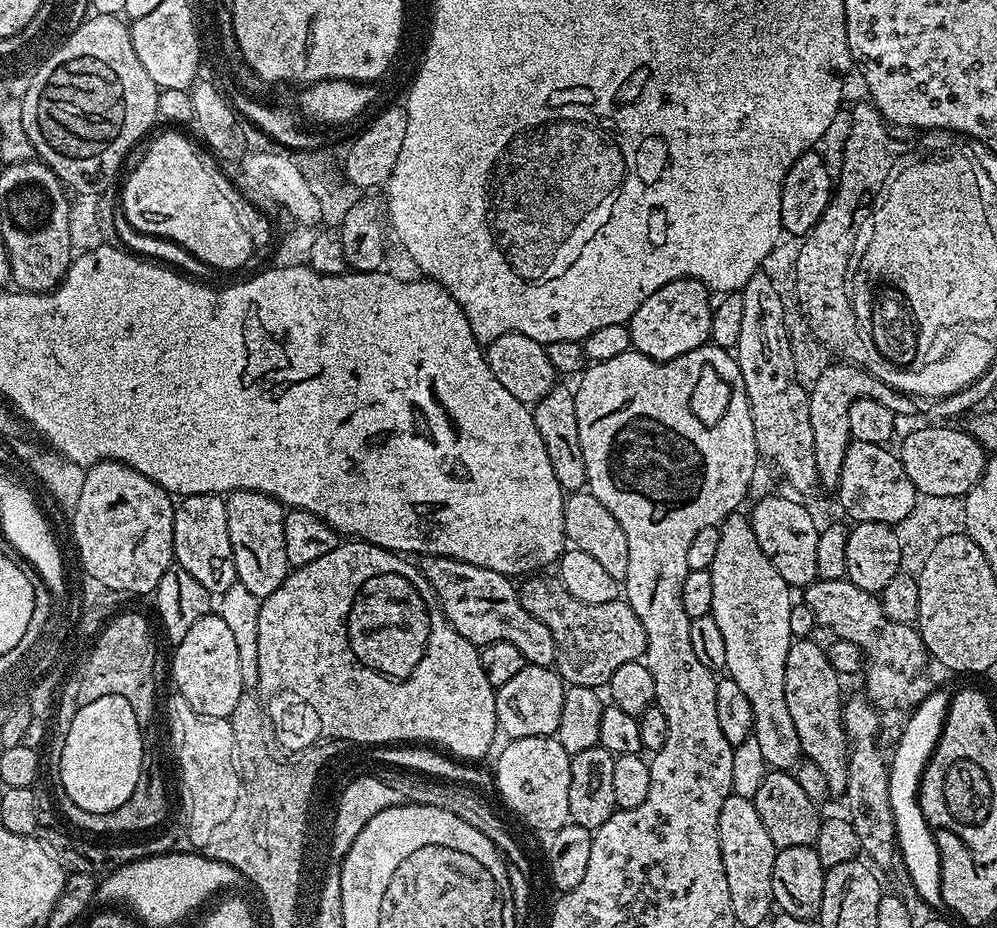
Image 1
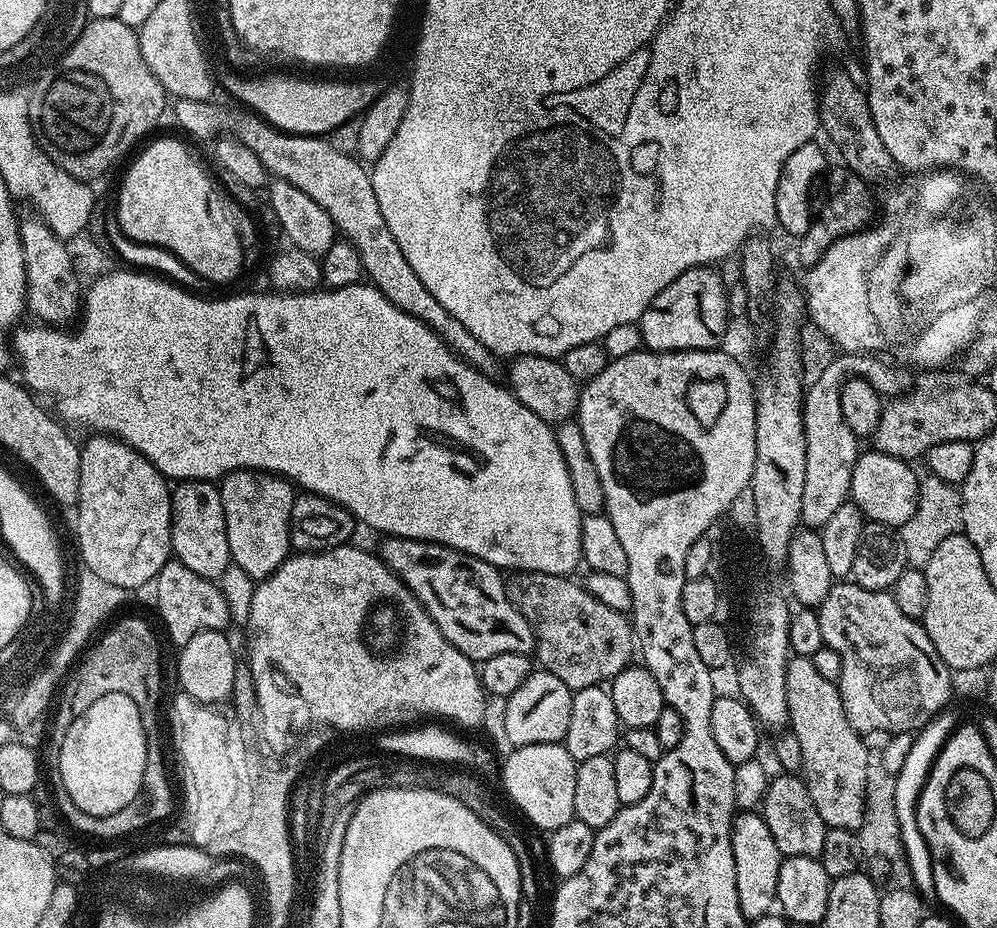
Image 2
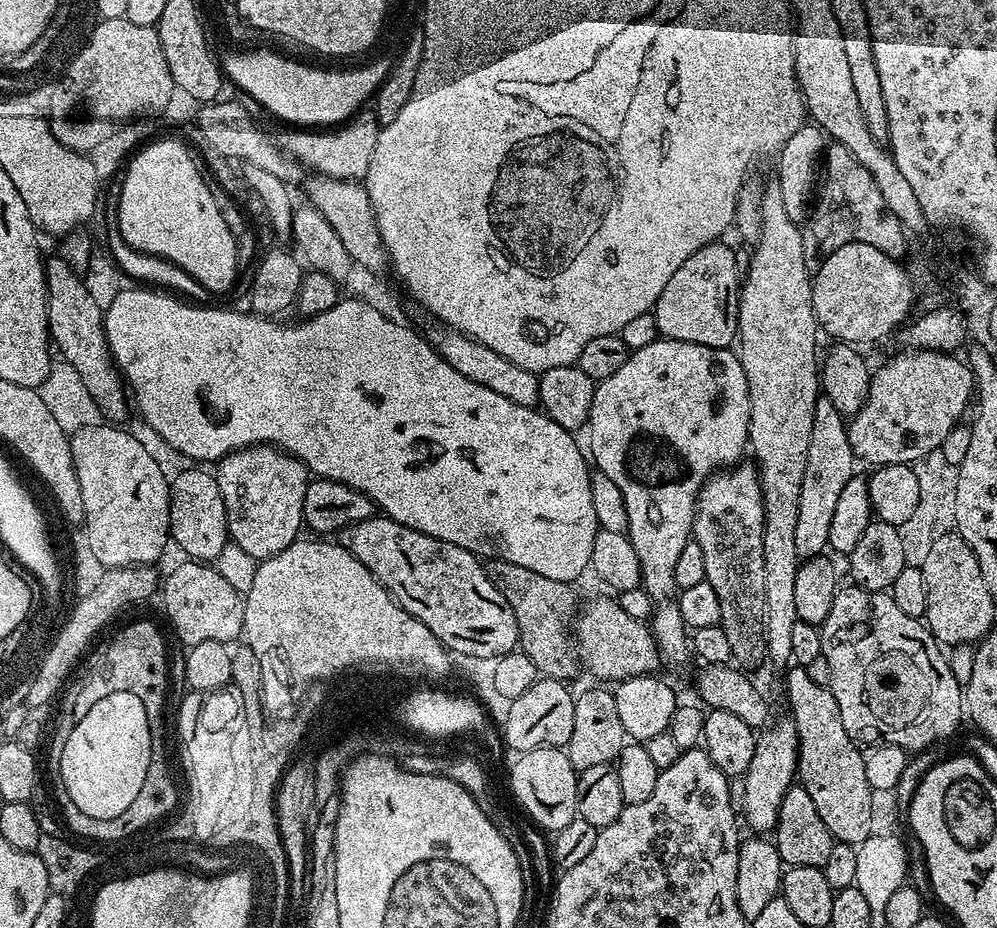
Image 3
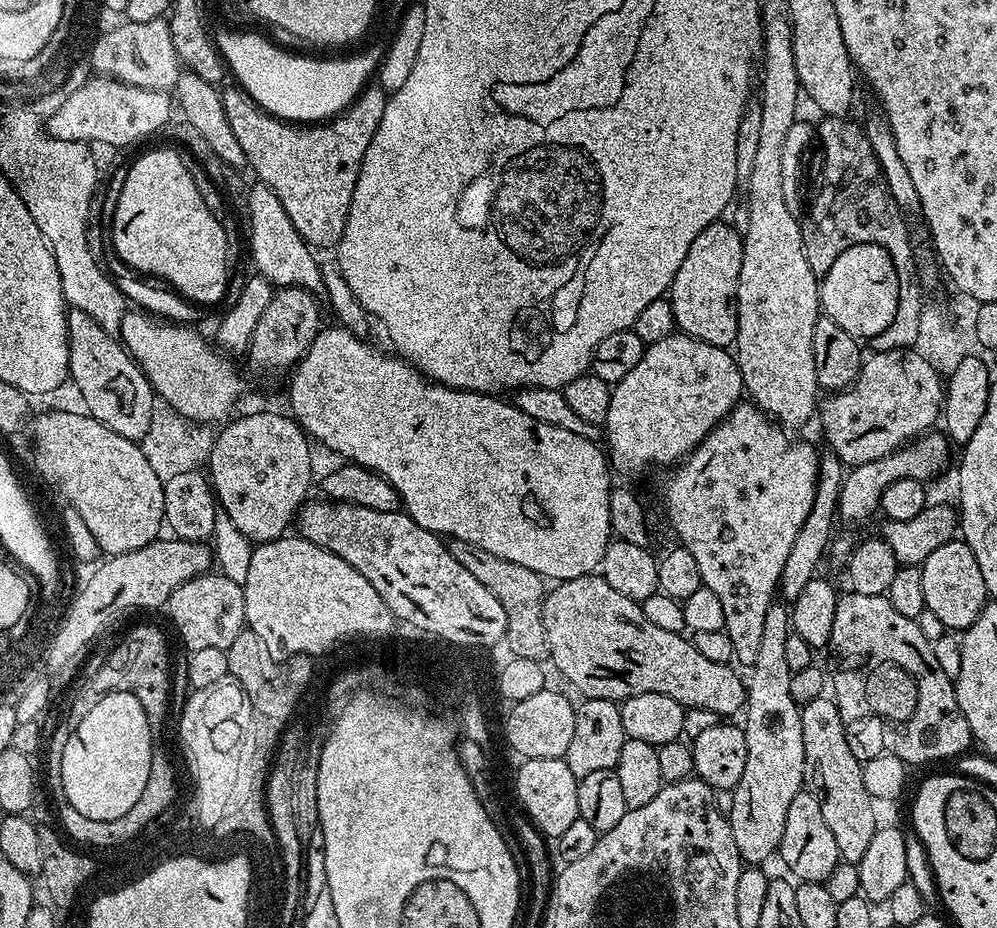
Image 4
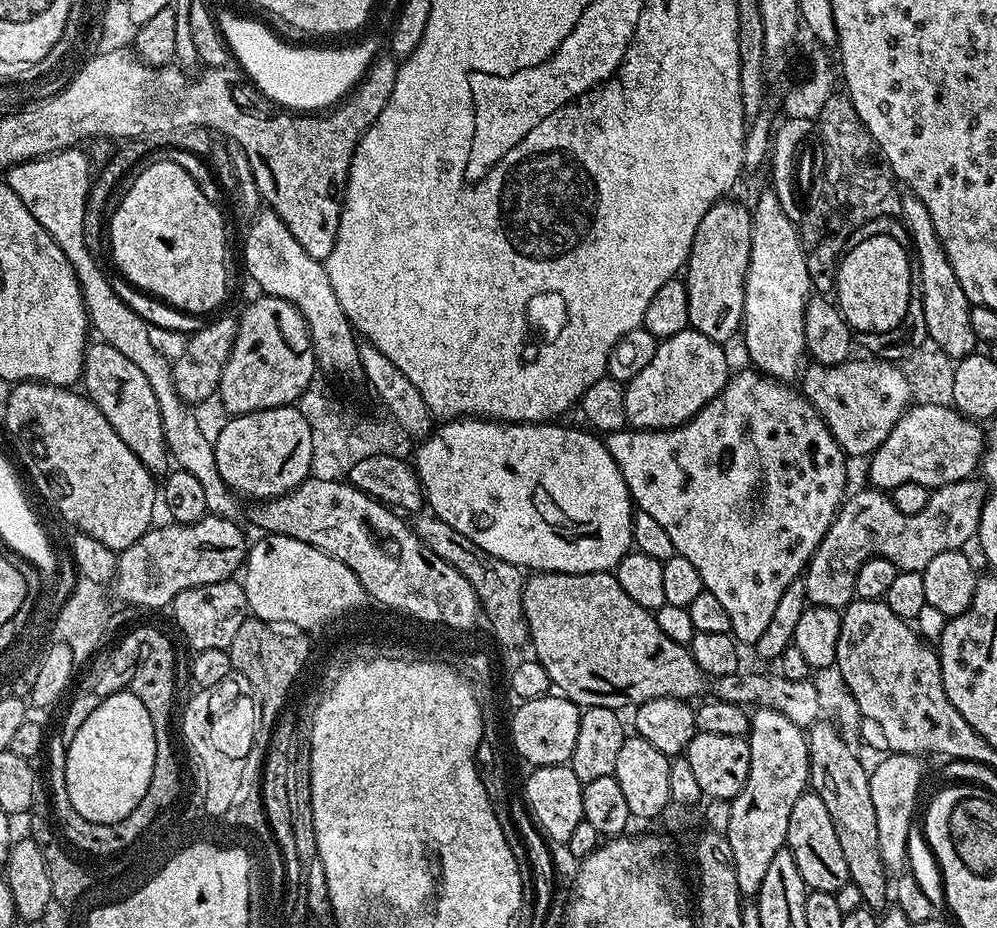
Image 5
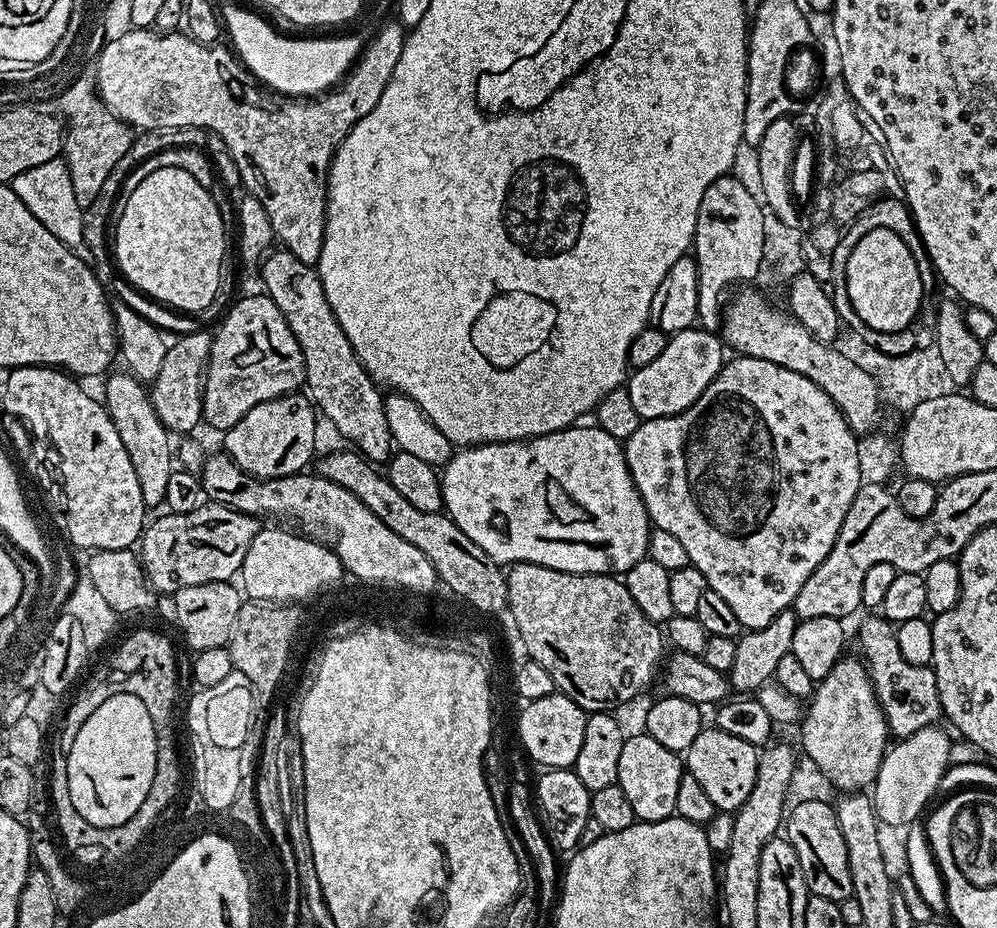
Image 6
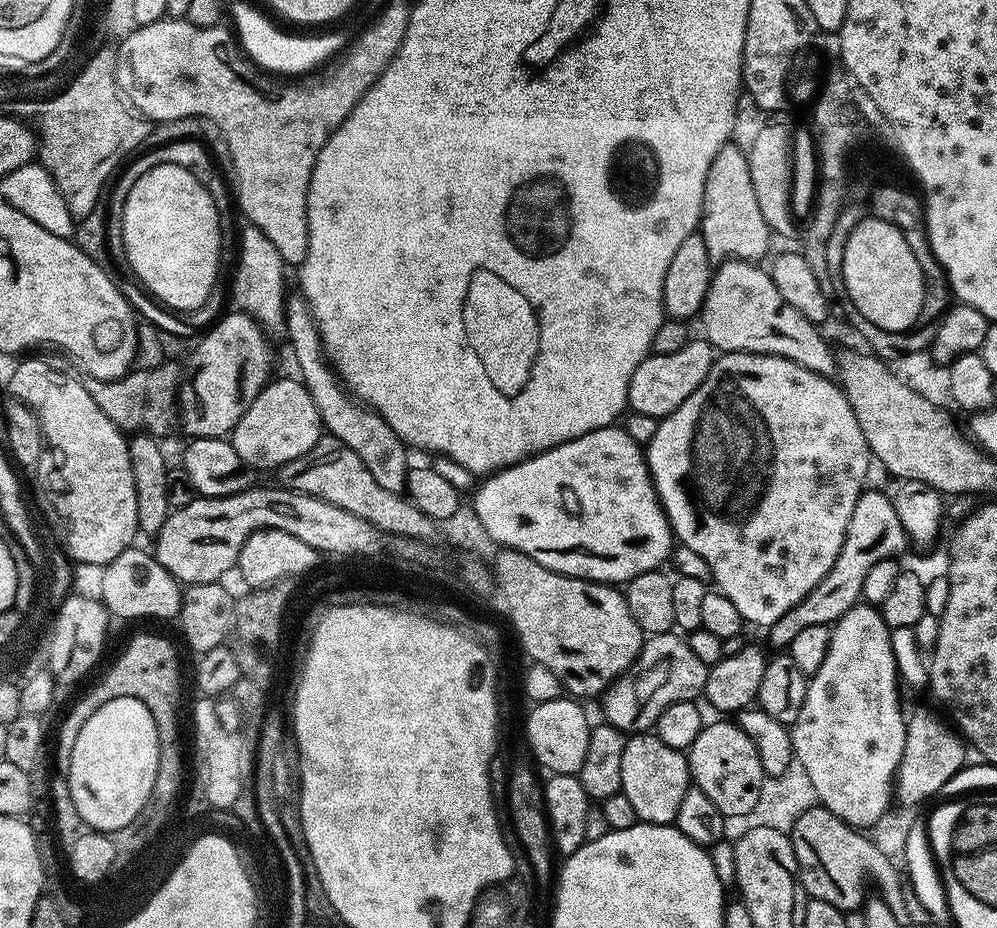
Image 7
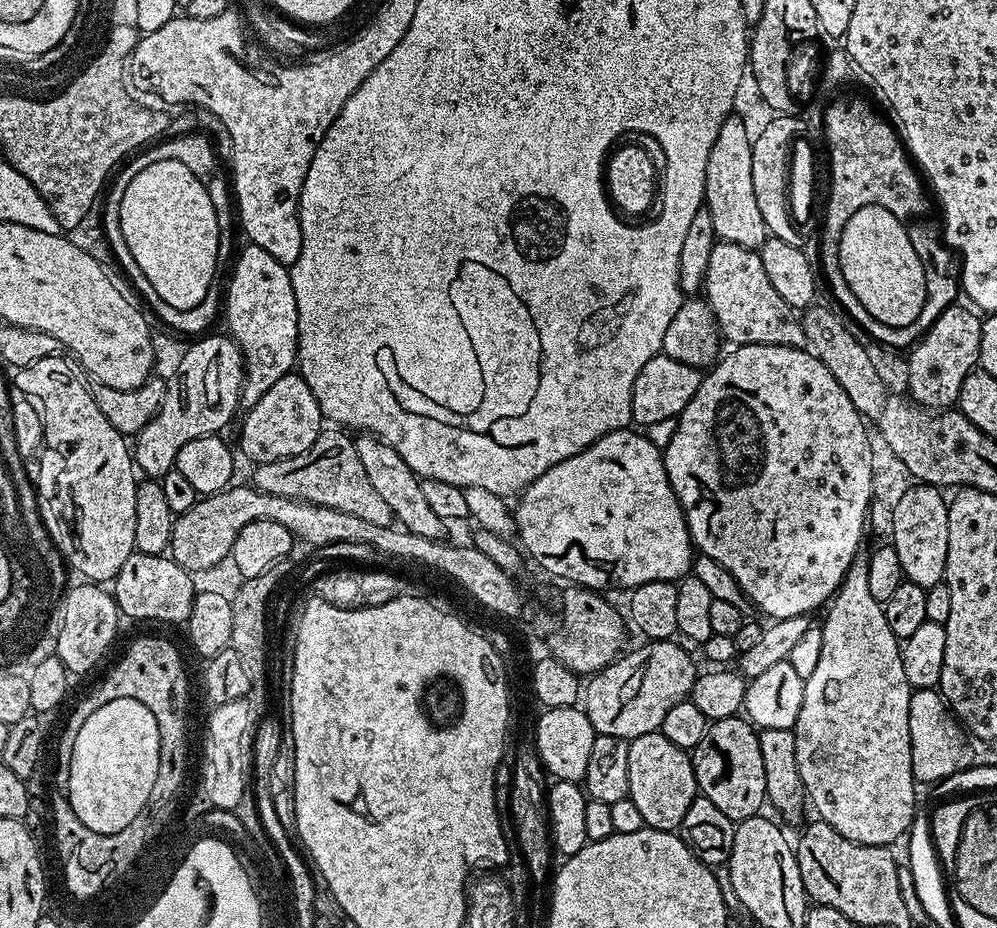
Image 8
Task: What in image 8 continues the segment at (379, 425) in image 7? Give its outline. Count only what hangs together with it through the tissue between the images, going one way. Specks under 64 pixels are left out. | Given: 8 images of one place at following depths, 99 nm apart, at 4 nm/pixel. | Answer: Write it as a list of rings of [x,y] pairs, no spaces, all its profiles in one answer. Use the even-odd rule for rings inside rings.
[[[362,434],[355,441],[355,449],[358,450],[362,466],[365,467],[366,476],[373,483],[374,490],[385,500],[386,506],[390,506],[393,521],[405,532],[412,532],[421,538],[443,541],[446,536],[446,522],[438,518],[438,514],[434,514],[433,508],[426,502],[422,495],[421,477],[414,470],[410,470],[406,462],[402,462],[402,454],[398,454],[394,446],[383,443],[375,436]]]

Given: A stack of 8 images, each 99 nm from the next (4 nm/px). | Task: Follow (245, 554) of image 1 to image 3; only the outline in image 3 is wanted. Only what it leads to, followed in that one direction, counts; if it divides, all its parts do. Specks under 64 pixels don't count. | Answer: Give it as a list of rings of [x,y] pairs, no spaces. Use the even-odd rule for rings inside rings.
[[[251,444],[249,448],[237,448],[226,454],[215,465],[214,475],[218,490],[222,490],[222,502],[226,506],[228,535],[231,543],[242,546],[250,558],[258,562],[286,550],[300,535],[304,524],[302,498],[306,498],[306,486],[310,479],[308,467],[301,460],[283,452],[271,444]]]

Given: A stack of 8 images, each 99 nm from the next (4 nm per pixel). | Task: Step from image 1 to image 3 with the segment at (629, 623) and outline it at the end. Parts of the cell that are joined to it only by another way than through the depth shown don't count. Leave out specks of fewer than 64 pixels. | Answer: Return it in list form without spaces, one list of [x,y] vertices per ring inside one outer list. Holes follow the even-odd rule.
[[[489,559],[486,567],[494,586],[498,586],[498,594],[502,594],[502,598],[510,602],[510,610],[514,610],[514,618],[520,631],[519,651],[524,652],[530,662],[534,662],[541,677],[561,682],[571,681],[576,668],[578,672],[574,636],[570,631],[578,611],[576,596],[572,593],[573,585],[554,578],[542,578],[542,574],[526,570],[526,566],[518,566],[505,560]]]

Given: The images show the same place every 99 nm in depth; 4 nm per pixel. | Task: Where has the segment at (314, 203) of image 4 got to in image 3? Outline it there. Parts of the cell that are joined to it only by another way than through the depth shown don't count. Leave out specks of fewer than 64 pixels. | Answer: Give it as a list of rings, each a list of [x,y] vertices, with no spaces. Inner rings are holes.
[[[360,110],[343,123],[329,127],[327,130],[290,130],[278,136],[278,147],[285,156],[296,161],[309,173],[317,176],[326,176],[330,180],[363,181],[366,170],[370,170],[370,158],[374,154],[374,146],[378,142],[378,134],[382,127],[376,118],[375,111]]]

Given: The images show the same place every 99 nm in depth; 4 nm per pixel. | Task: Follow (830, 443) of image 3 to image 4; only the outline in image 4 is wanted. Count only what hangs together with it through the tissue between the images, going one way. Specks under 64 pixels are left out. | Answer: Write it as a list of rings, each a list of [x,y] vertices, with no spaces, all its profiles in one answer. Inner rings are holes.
[[[828,454],[821,459],[820,477],[816,483],[816,497],[814,506],[810,510],[810,518],[798,532],[798,538],[794,540],[794,550],[790,550],[790,558],[786,560],[784,573],[780,579],[779,593],[785,601],[794,602],[802,590],[806,590],[806,582],[810,582],[817,575],[816,567],[828,548],[828,539],[832,536],[832,519],[835,521],[838,516],[838,505],[840,502],[840,487],[844,484],[845,469],[835,456]]]

